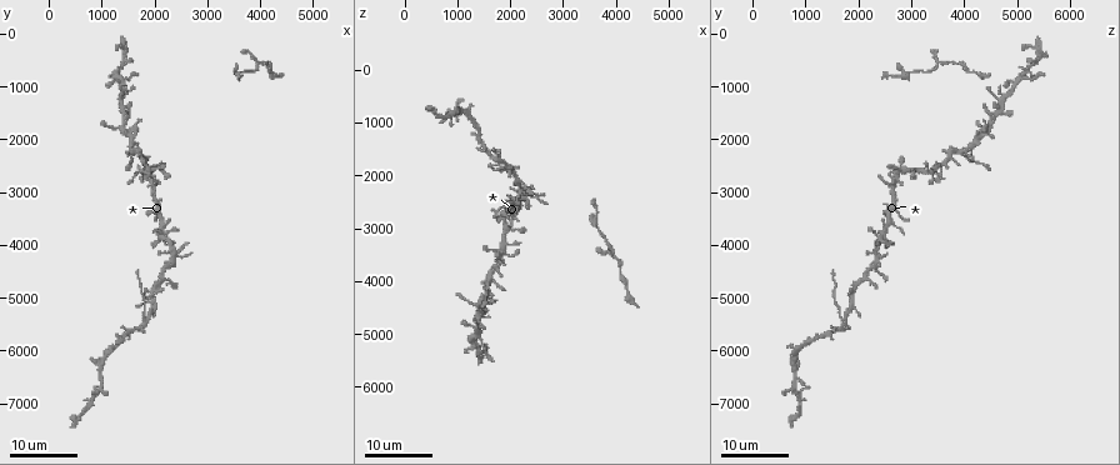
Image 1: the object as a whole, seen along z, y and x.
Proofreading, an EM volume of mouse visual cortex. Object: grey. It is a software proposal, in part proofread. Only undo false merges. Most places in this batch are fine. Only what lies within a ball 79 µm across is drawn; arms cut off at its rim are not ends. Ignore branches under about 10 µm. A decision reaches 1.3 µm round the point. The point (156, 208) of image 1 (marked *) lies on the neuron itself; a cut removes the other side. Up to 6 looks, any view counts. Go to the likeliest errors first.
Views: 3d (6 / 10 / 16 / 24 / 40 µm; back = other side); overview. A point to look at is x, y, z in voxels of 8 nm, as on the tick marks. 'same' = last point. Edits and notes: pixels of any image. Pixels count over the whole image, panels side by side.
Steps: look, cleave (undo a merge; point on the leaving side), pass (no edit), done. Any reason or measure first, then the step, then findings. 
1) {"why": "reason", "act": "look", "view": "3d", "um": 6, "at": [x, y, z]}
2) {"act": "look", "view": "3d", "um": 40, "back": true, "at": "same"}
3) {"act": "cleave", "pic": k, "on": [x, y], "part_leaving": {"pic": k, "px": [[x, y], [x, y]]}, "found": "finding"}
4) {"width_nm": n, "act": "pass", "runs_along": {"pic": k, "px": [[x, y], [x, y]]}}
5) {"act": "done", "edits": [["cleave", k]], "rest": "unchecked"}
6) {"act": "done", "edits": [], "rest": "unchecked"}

{"act": "look", "view": "3d", "um": 16, "at": [1900, 2600, 3300]}

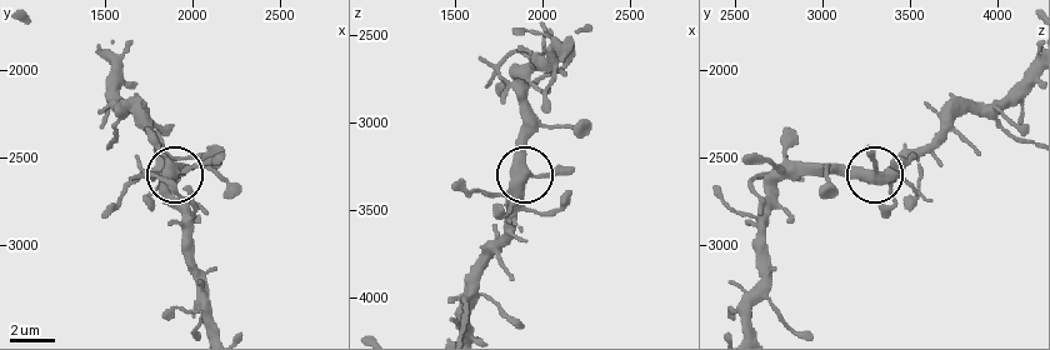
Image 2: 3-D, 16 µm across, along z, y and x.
{"why": "zoom in", "act": "look", "view": "3d", "um": 6, "at": [1920, 2620, 3320]}

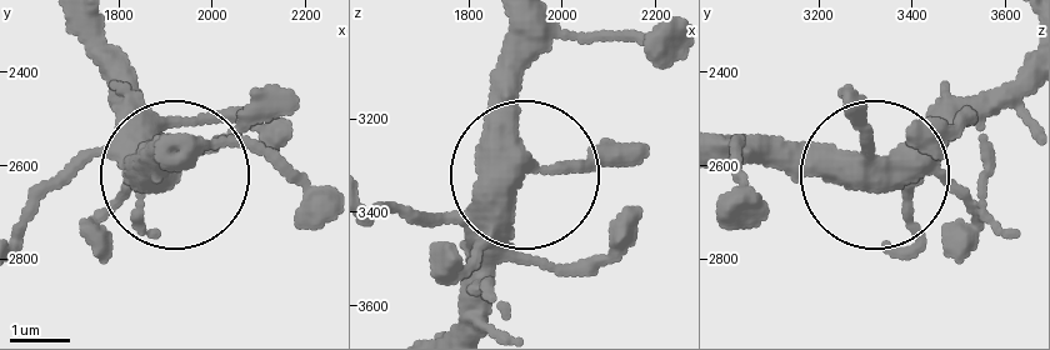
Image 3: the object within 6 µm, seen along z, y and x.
{"act": "pass", "found": "all the same neuron"}

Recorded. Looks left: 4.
{"why": "thin neck", "act": "look", "view": "3d", "um": 16, "at": [4000, 550, 3550]}

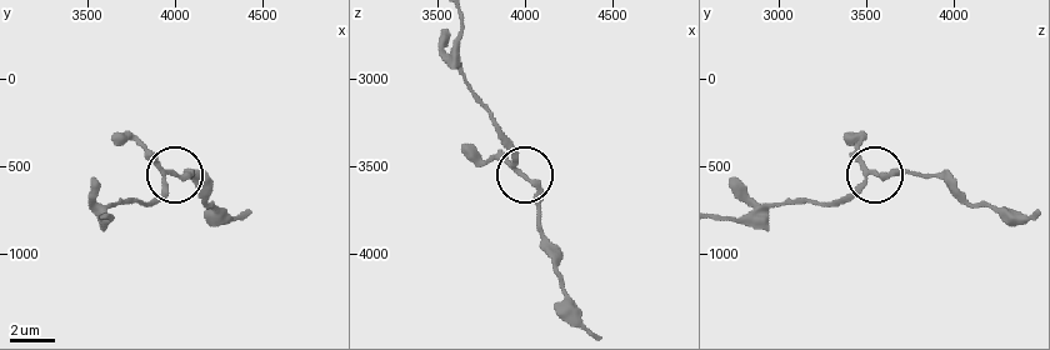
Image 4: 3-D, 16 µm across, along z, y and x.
{"act": "look", "view": "3d", "um": 10, "at": [3960, 540, 3520]}

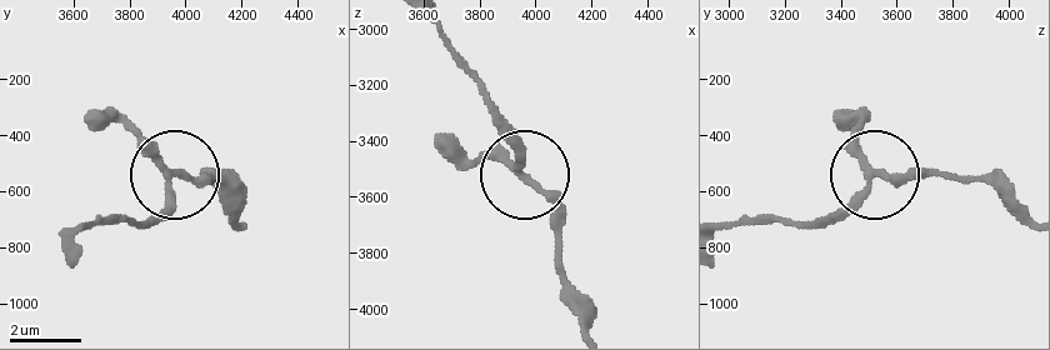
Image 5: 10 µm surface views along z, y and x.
{"width_nm": 180, "act": "pass", "found": "continuous, no second neuron"}

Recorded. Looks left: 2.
{"why": "sudden change in width", "act": "look", "view": "3d", "um": 24, "at": [3700, 750, 3050]}

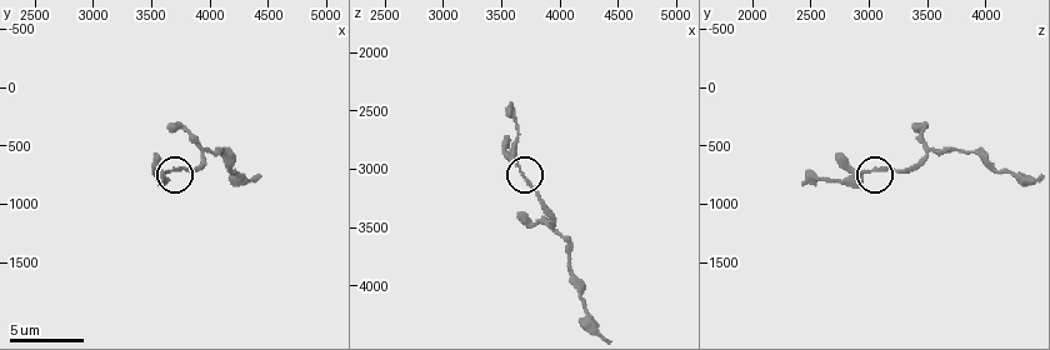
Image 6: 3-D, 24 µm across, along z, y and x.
{"act": "look", "view": "3d", "um": 10, "at": [3700, 720, 3040]}

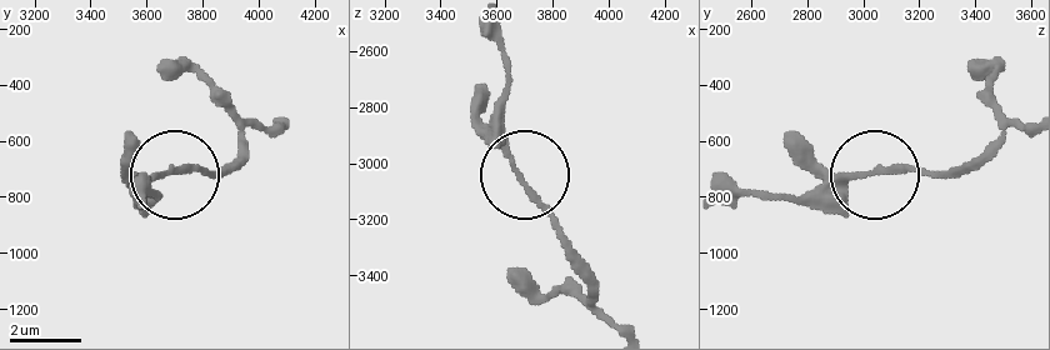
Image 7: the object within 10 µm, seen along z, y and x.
{"width_nm": 140, "act": "pass", "found": "one neuron here"}

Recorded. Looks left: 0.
{"act": "done", "edits": [], "rest": "unchecked"}

